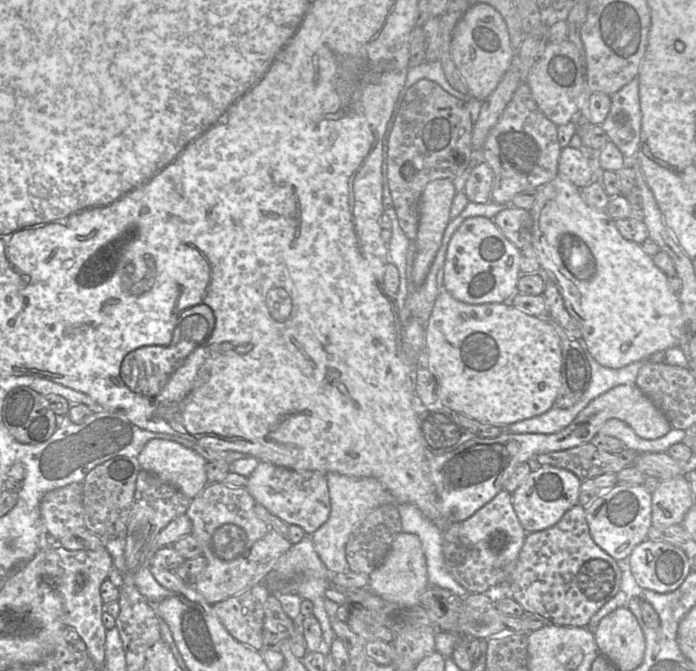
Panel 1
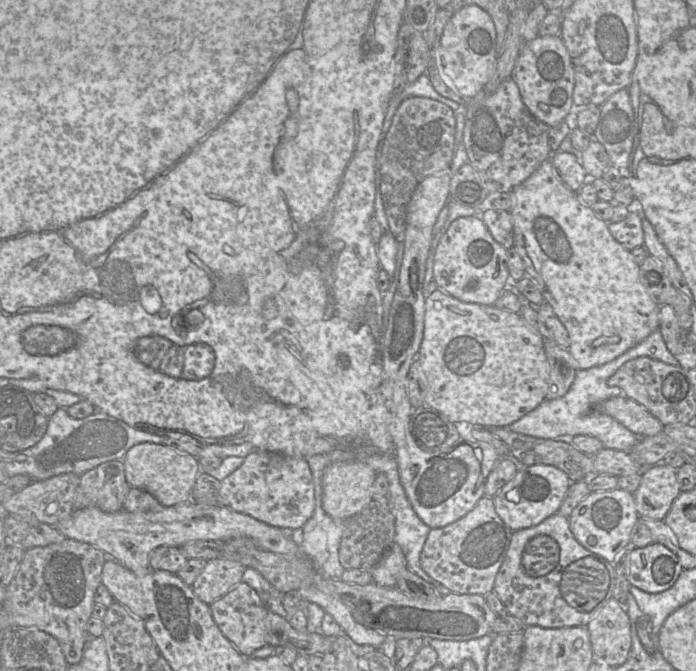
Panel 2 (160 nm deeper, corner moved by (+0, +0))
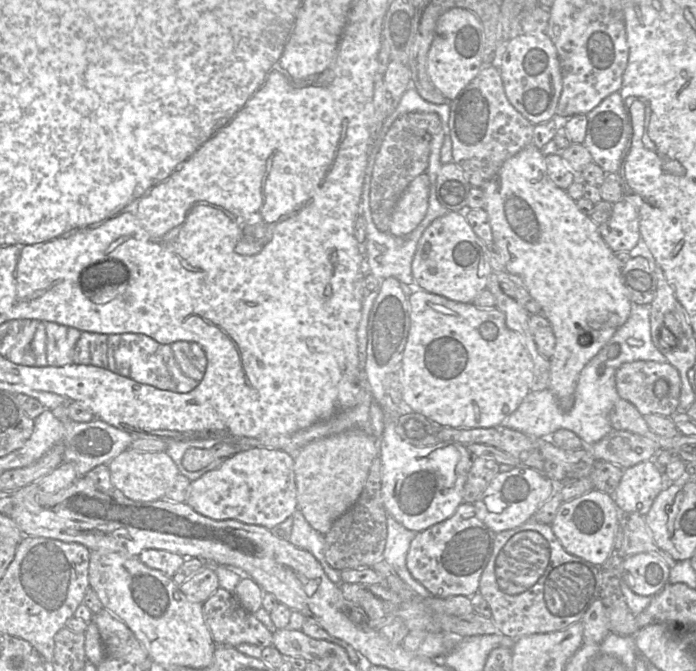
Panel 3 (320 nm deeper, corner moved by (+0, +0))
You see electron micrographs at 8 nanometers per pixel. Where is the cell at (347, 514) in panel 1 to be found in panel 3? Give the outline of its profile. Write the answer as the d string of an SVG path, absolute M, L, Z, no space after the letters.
M297 508L293 513L292 532L289 542L294 546L310 552L322 566L327 577L335 584L341 584L341 571L332 568L325 559L324 535L316 531Z

